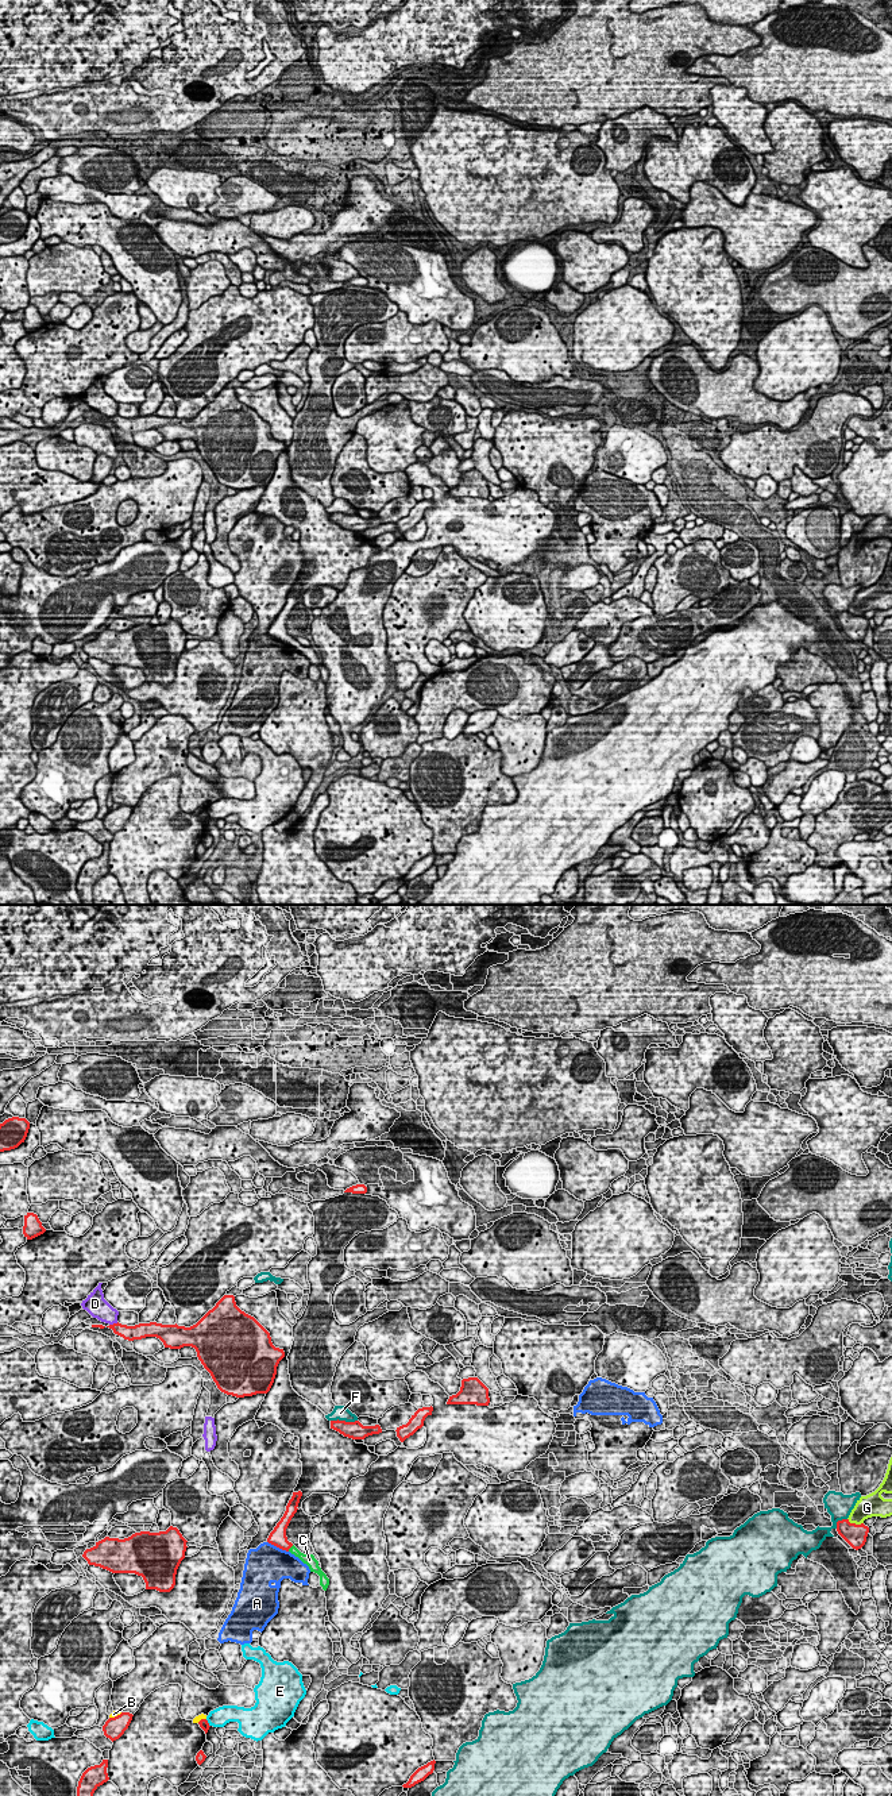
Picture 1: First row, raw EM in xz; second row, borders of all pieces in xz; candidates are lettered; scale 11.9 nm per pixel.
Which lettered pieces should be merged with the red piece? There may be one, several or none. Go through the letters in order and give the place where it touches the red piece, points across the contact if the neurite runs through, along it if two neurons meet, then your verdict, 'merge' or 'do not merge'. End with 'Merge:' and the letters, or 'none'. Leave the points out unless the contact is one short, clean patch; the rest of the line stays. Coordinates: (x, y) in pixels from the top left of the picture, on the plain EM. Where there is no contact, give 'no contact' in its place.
A: meets red in xz at (278, 639); do not merge
B: meets red in xz at (115, 809); do not merge
C: meets red in xz at (290, 639); runs through xz (277, 629), (290, 639), (307, 651); merge
D: meets red in xz at (114, 416); do not merge
E: meets red in xz at (208, 816); do not merge
F: meets red in xz at (344, 513); do not merge
G: meets red in xz at (854, 616); do not merge
Merge: C

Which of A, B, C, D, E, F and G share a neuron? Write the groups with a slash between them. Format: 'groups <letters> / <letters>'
groups A / B / C / D E / F / G

